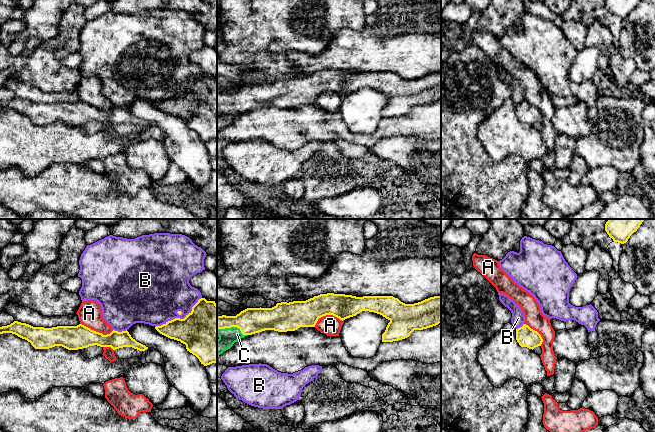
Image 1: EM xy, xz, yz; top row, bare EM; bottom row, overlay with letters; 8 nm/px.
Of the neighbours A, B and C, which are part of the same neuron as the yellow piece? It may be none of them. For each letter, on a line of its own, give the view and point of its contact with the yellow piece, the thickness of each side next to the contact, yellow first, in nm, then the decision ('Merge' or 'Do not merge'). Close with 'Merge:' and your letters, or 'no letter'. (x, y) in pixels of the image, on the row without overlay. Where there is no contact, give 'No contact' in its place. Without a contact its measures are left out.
A: Touches yellow at xy (97, 108). Thickness 190 nm (yellow) against 190 nm. Do not merge
B: Touches yellow at xy (179, 94). Thickness 400 nm (yellow) against 420 nm. Do not merge
C: Touches yellow at xz (233, 102). Thickness 200 nm (yellow) against 140 nm. Merge
Merge: C

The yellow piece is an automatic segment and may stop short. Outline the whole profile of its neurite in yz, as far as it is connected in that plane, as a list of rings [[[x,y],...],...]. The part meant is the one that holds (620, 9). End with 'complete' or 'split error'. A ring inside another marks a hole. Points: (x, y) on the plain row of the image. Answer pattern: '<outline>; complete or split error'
[[[605,0],[605,7],[614,18],[624,20],[641,0]]]; complete

